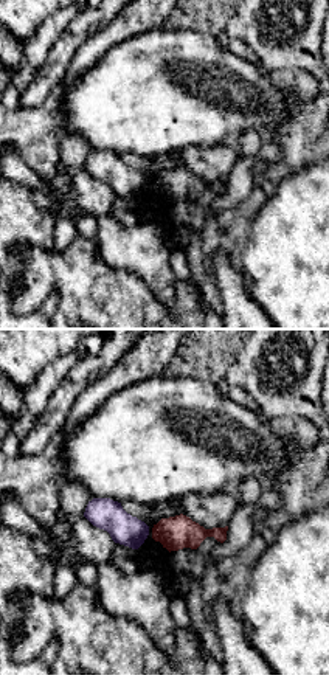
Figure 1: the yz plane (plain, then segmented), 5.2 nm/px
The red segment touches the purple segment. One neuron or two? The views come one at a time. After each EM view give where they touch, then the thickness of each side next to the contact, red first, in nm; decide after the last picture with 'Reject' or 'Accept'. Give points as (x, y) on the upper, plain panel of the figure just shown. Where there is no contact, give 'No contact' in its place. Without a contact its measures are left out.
No contact

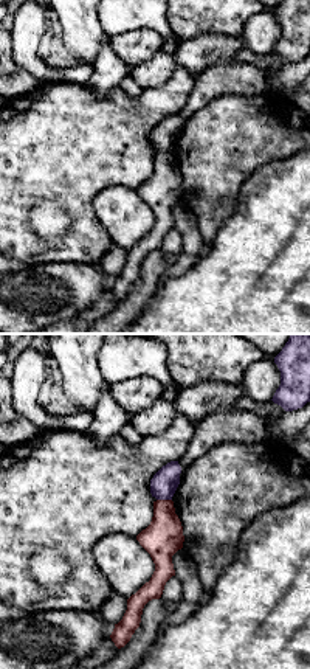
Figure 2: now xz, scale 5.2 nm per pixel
Touches red at (165, 152). Thickness 200 nm (red) against 140 nm

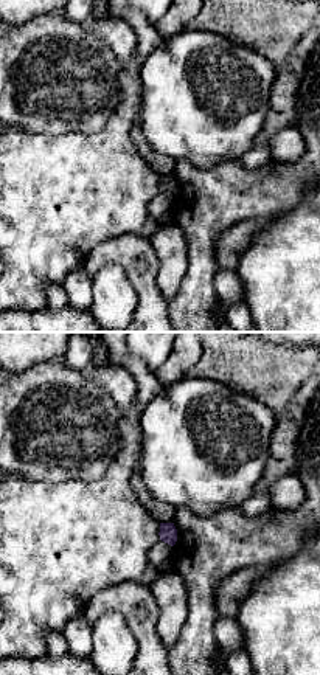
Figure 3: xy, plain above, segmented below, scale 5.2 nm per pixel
No contact

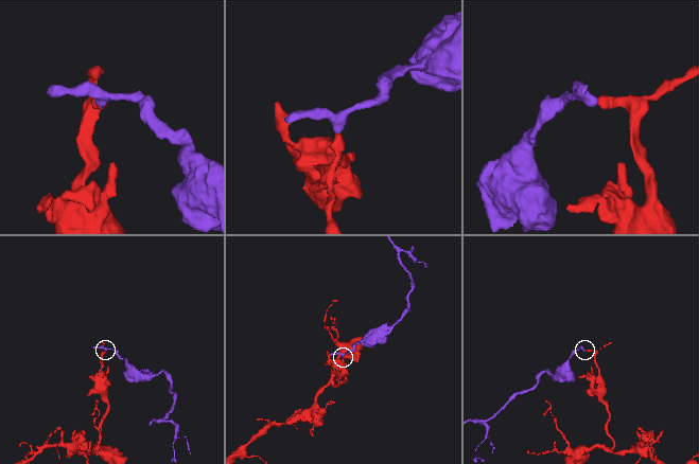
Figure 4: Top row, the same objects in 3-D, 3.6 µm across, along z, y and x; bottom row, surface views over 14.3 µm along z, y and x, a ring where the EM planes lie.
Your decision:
Reject

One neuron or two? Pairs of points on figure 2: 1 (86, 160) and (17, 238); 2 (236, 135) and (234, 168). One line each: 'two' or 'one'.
1: one
2: one

